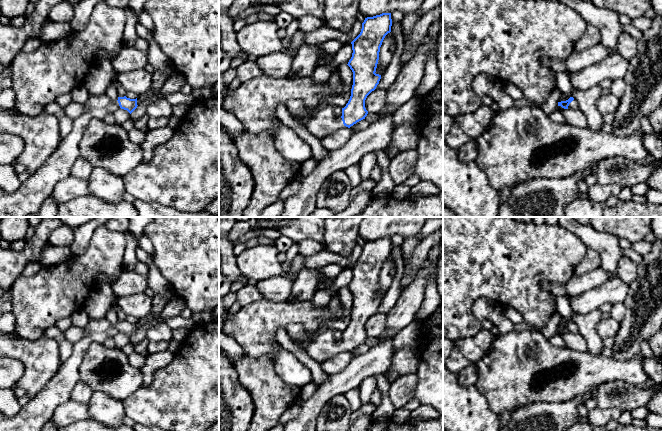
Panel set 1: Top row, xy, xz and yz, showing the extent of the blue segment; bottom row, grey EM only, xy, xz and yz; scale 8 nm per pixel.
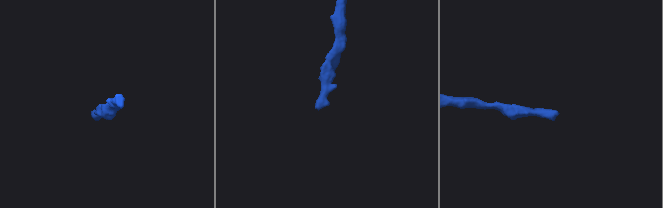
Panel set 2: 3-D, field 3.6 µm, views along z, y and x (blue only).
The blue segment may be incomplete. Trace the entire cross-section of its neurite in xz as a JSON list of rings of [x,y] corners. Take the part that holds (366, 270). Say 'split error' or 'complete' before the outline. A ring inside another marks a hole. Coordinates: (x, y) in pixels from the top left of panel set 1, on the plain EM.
split error; [[[391,237],[365,242],[360,258],[351,266],[352,281],[348,290],[353,296],[351,320],[342,340],[337,341],[333,330],[316,334],[306,347],[308,355],[319,364],[334,358],[344,350],[350,352],[365,343],[367,320],[376,313],[381,299],[376,298],[379,276],[385,260],[391,256]]]

